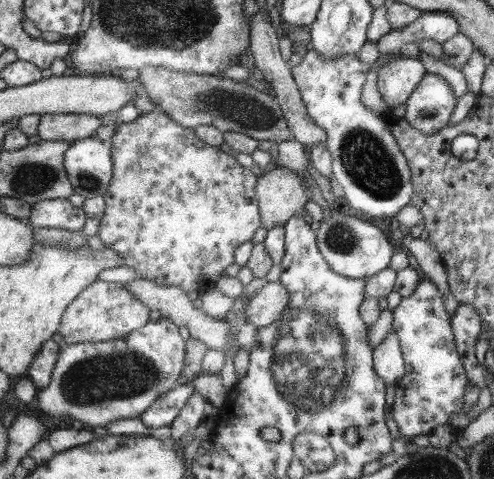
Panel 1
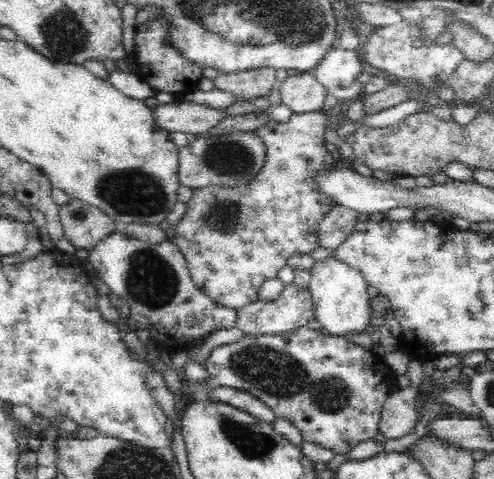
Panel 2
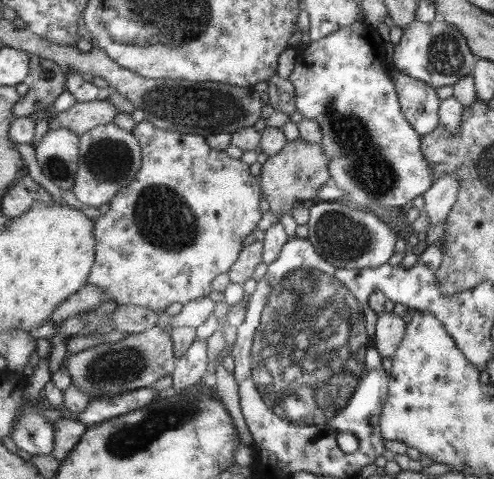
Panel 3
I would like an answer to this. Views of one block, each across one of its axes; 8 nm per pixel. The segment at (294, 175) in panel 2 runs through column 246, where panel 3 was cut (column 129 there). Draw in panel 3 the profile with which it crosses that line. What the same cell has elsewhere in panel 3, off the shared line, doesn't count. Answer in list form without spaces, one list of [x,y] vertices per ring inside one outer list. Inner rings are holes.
[[[139,122],[133,130],[133,136],[139,138],[141,146],[143,146],[143,168],[137,174],[137,180],[133,180],[129,186],[125,186],[109,204],[109,212],[105,216],[99,216],[95,220],[95,236],[97,236],[97,266],[93,268],[91,274],[91,282],[99,286],[101,290],[105,290],[111,296],[111,302],[117,302],[119,306],[143,306],[143,308],[151,308],[159,314],[163,314],[171,304],[179,302],[183,306],[187,306],[193,300],[199,298],[207,298],[211,292],[215,292],[215,282],[221,274],[229,274],[233,270],[233,266],[237,266],[237,260],[241,258],[243,242],[247,236],[251,236],[251,232],[259,230],[257,222],[261,218],[259,214],[259,184],[257,178],[253,176],[249,170],[249,164],[231,158],[227,152],[215,150],[207,138],[203,136],[195,136],[195,134],[181,134],[181,132],[167,132],[161,128],[155,128],[151,122]]]

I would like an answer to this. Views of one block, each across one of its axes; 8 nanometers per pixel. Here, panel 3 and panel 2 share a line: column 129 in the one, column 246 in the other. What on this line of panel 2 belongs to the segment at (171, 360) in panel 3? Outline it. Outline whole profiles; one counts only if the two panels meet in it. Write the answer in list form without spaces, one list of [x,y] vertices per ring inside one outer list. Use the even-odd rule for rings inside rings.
[[[308,326],[278,336],[244,336],[234,344],[218,346],[204,362],[204,368],[216,384],[250,392],[264,402],[276,418],[288,420],[300,432],[304,442],[330,448],[334,454],[350,454],[360,442],[376,438],[380,408],[396,386],[396,378],[382,358],[364,350],[364,346],[348,342],[344,336],[330,336]]]

